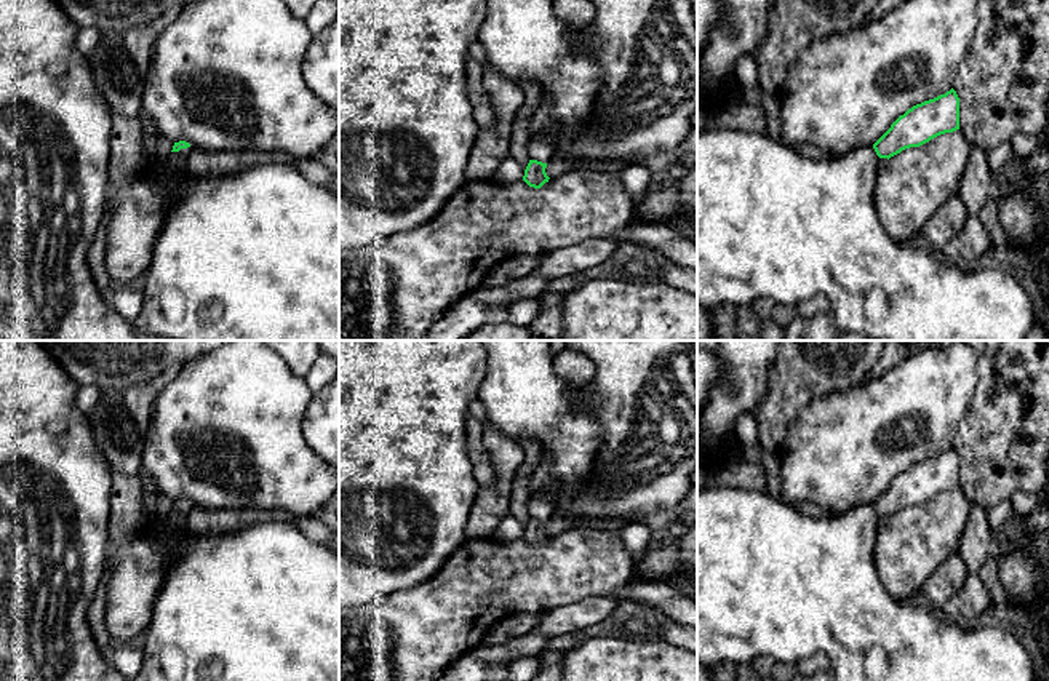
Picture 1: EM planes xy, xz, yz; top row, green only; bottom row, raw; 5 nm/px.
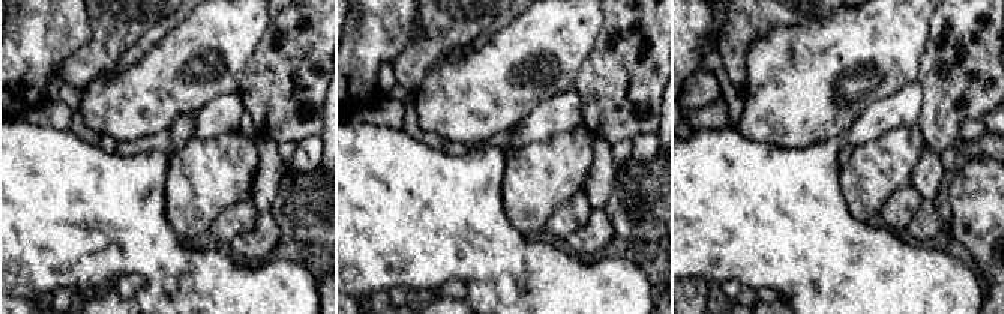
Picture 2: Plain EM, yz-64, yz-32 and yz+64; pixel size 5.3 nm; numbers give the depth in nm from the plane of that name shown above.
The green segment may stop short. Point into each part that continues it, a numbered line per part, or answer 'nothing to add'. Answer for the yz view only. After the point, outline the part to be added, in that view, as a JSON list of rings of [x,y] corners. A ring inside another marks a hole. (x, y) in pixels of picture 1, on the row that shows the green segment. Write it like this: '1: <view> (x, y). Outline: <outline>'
1: yz (773, 224). Outline: [[[705,128],[697,134],[697,304],[708,310],[720,305],[750,305],[758,299],[790,305],[825,296],[832,304],[830,318],[840,334],[856,333],[870,340],[1025,340],[1036,320],[1031,301],[1019,283],[1014,269],[964,267],[947,262],[935,251],[894,241],[883,229],[875,206],[875,181],[878,161],[872,144],[856,147],[844,155],[814,160],[801,155],[793,147],[758,134],[737,129]]]

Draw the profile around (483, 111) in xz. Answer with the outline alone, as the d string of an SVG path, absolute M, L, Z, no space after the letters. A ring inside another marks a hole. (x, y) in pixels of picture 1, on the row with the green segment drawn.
M472 58L467 59L467 94L472 104L473 118L480 129L496 126L496 110L489 93L483 86L485 66Z

